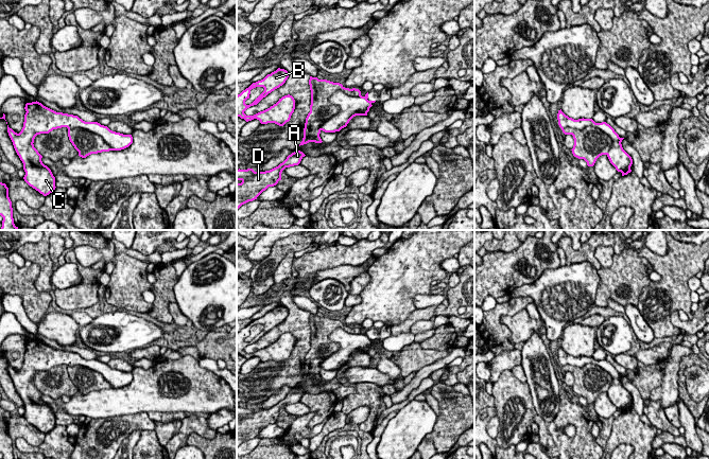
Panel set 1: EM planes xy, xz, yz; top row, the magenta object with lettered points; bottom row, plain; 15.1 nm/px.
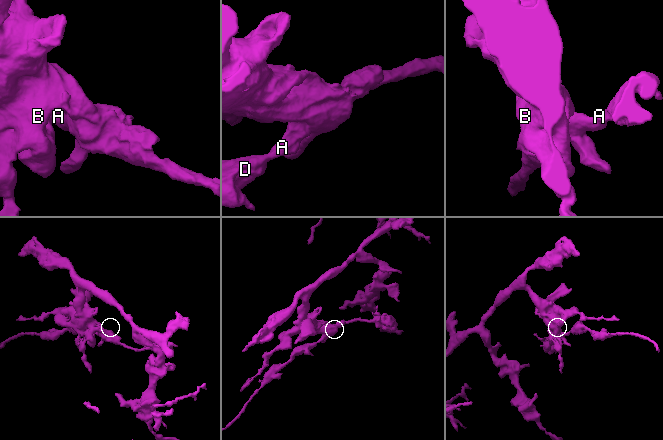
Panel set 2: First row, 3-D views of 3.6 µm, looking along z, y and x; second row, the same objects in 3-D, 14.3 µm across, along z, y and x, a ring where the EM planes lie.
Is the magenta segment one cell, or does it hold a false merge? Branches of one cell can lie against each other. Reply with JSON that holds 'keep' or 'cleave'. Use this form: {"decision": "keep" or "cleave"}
{"decision": "cleave"}

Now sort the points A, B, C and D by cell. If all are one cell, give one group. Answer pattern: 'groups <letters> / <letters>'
groups A D / B C

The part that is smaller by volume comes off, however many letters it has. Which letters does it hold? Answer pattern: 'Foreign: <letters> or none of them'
Foreign: A, D

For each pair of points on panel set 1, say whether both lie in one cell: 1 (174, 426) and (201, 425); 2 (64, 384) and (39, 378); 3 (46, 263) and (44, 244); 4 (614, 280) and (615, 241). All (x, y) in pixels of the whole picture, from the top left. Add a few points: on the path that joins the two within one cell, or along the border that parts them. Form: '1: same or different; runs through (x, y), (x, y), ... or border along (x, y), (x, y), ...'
1: different; border along (182, 420), (179, 429), (165, 446)
2: same; runs through (57, 383), (48, 383), (46, 381)
3: same; runs through (44, 259), (44, 248)
4: different; border along (625, 248), (619, 253), (615, 253)

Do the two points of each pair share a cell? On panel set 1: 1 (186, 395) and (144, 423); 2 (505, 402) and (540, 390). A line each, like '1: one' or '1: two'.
1: two
2: two

